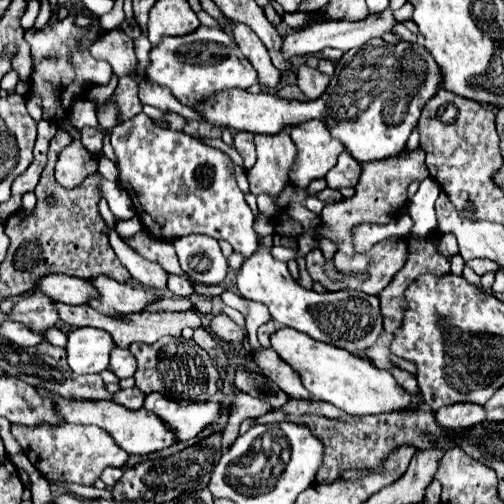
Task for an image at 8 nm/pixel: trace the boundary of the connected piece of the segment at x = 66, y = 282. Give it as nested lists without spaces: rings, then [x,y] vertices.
[[[60,273],[40,277],[36,283],[36,291],[42,291],[52,301],[62,301],[68,305],[88,303],[90,297],[96,297],[96,291],[92,285],[88,285],[88,281]]]

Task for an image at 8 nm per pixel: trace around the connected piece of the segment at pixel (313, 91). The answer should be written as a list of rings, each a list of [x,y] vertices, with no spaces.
[[[302,65],[296,71],[296,85],[302,89],[302,93],[306,95],[306,99],[316,99],[324,93],[324,89],[328,87],[330,77],[320,73],[318,69],[312,69],[308,65]]]

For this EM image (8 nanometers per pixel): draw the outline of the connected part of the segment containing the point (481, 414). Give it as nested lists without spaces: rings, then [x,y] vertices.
[[[454,403],[436,411],[436,421],[448,429],[448,433],[468,429],[486,419],[486,409],[476,403]]]

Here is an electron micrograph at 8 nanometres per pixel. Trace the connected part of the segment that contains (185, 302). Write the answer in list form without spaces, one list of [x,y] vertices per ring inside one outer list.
[[[164,297],[162,299],[162,311],[180,312],[190,310],[190,307],[192,307],[190,299],[172,299],[172,297]]]

